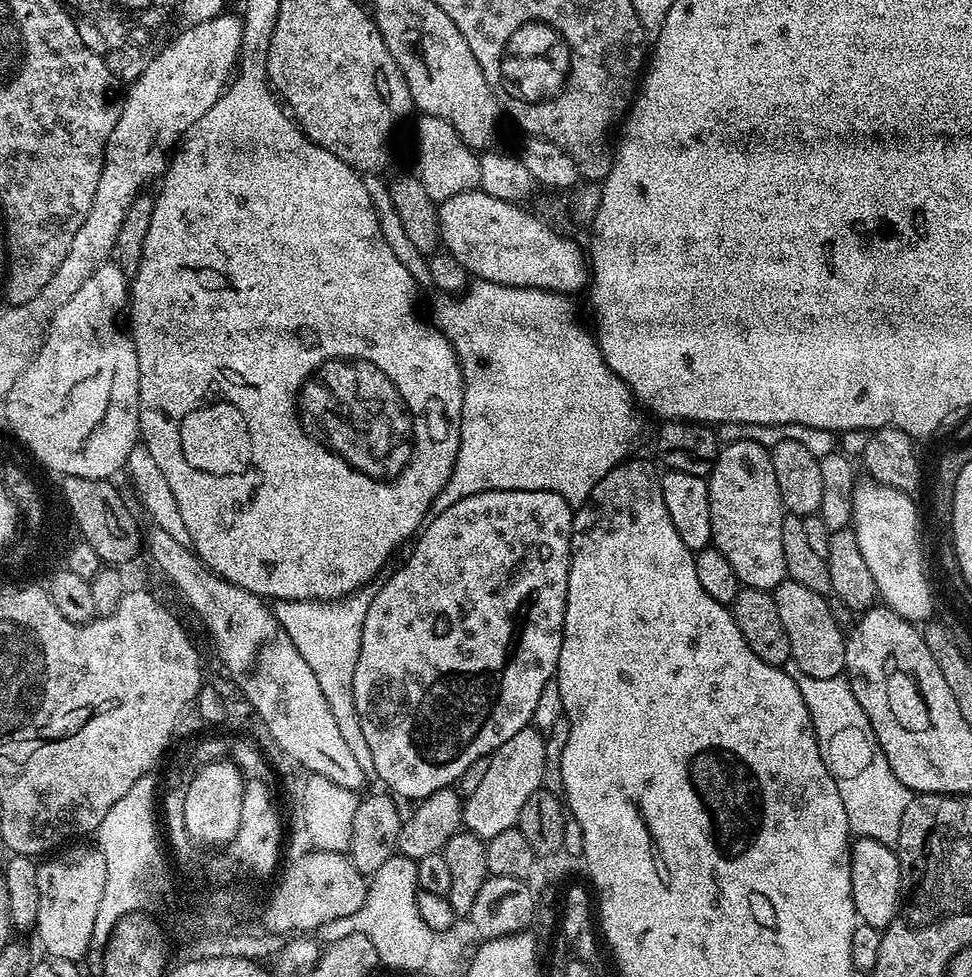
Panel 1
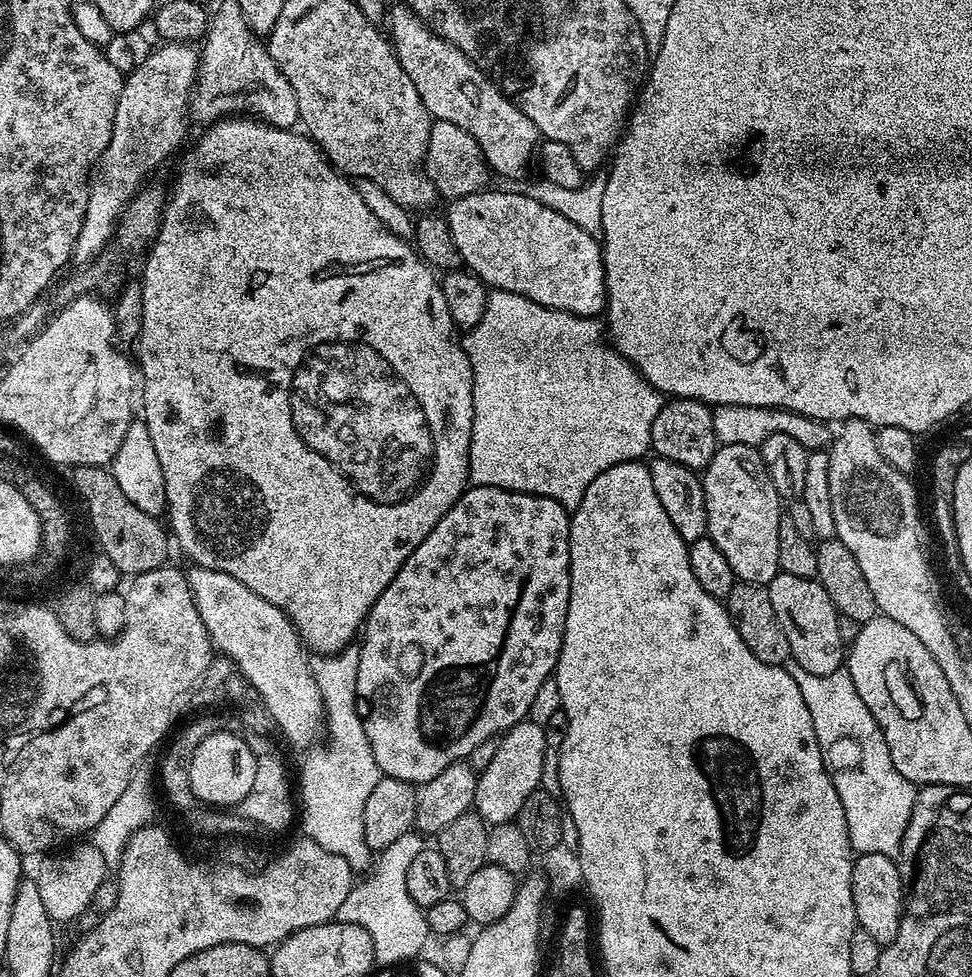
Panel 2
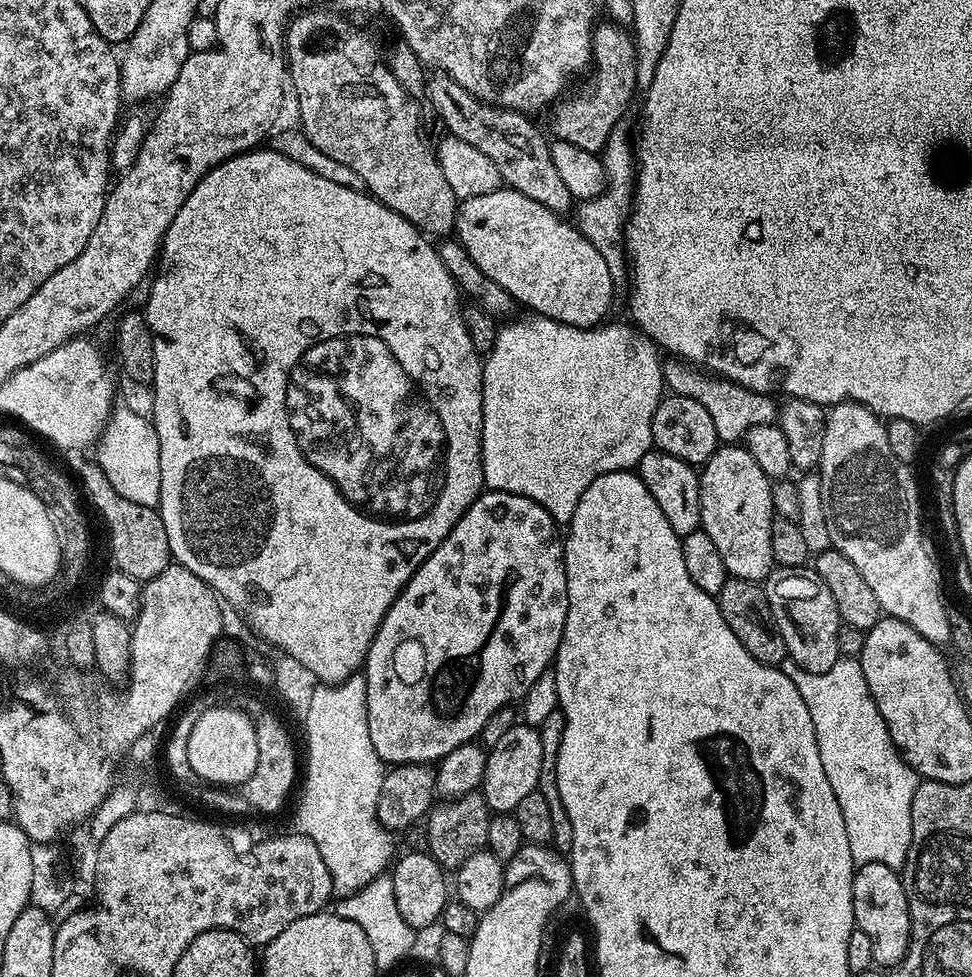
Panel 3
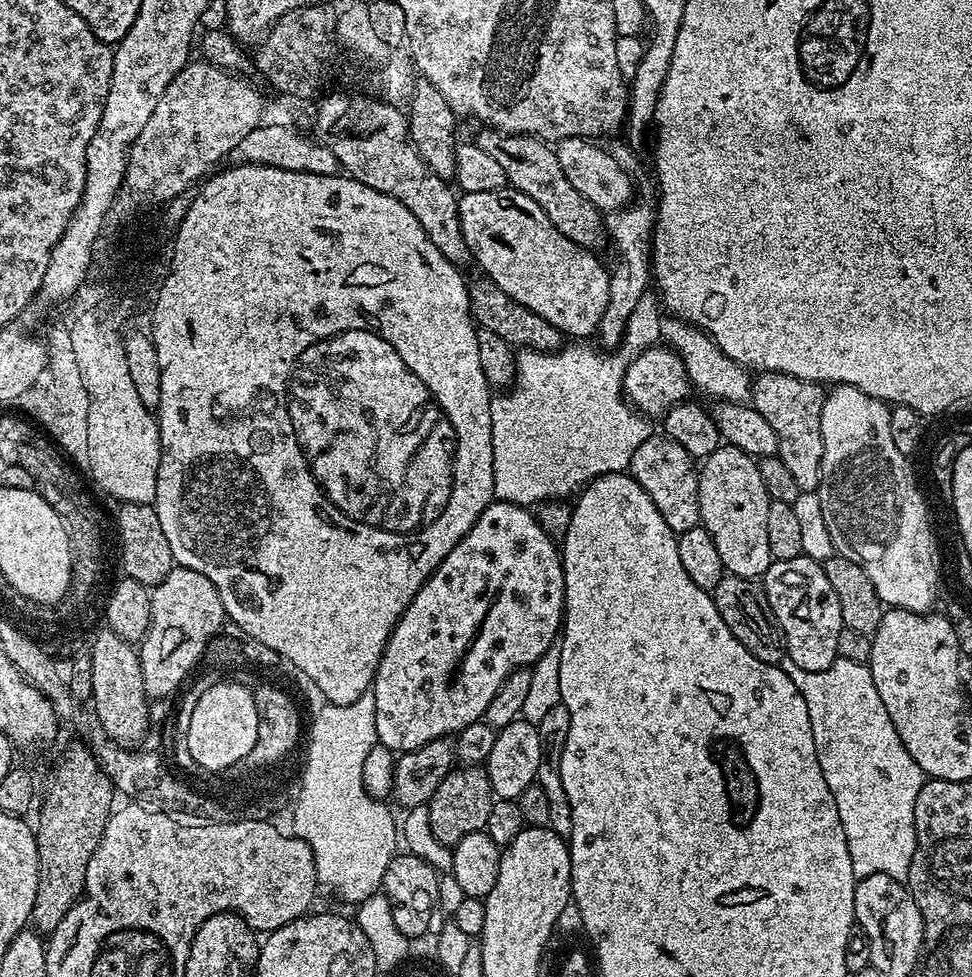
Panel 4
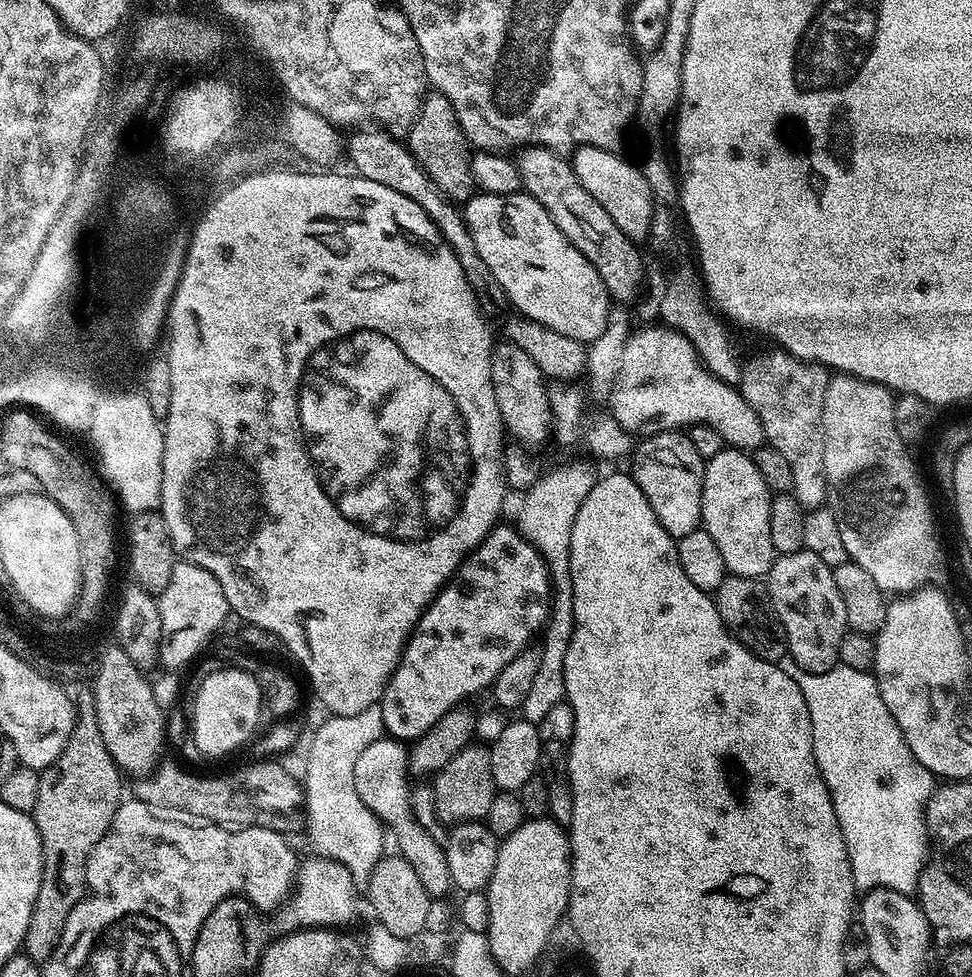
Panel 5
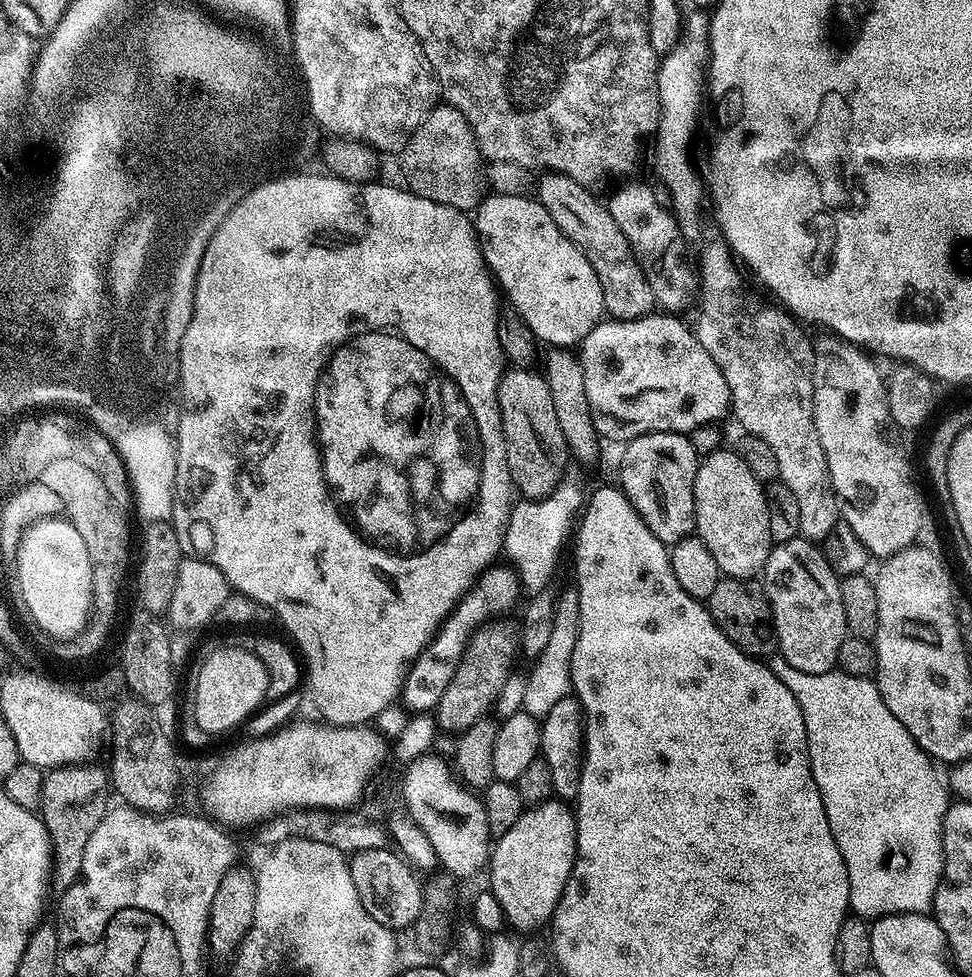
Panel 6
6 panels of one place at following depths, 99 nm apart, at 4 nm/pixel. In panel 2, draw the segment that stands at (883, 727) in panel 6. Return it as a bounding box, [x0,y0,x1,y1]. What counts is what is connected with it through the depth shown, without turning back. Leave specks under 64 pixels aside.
[786,659,917,857]

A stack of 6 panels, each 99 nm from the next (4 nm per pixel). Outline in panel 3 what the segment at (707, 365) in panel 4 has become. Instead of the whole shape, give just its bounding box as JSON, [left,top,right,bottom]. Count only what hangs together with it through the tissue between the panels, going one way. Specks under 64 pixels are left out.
[663,358,778,442]

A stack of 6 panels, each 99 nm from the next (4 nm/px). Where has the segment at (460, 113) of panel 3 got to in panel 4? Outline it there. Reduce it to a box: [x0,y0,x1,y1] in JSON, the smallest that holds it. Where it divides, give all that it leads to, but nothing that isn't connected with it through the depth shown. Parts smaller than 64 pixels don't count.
[478,130,606,250]

